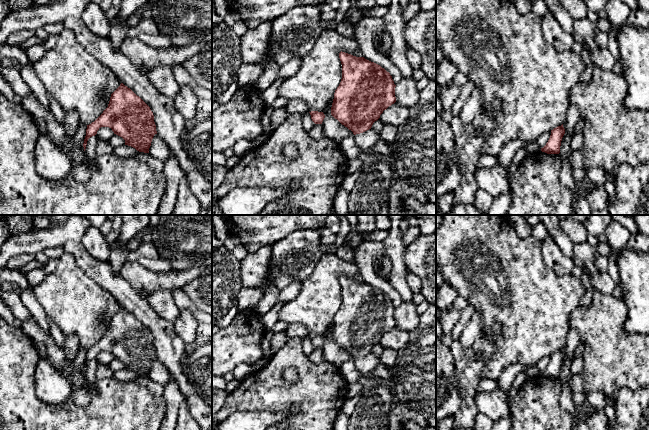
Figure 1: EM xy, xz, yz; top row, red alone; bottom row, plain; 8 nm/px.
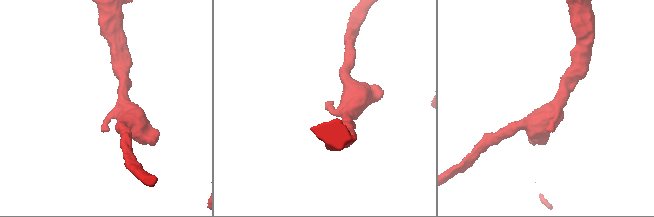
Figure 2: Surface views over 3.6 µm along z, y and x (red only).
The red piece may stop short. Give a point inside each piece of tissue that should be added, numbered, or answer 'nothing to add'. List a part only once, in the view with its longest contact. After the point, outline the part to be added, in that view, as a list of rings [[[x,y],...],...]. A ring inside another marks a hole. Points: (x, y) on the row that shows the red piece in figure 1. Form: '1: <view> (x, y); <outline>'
nothing to add

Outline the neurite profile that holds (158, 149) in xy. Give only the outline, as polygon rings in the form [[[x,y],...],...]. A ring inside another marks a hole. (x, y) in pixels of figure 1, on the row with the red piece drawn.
[[[155,134],[152,139],[149,153],[163,163],[167,161],[171,154],[167,144],[159,137],[158,134]]]

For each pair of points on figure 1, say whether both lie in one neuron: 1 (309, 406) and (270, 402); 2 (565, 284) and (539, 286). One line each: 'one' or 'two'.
1: one
2: one

